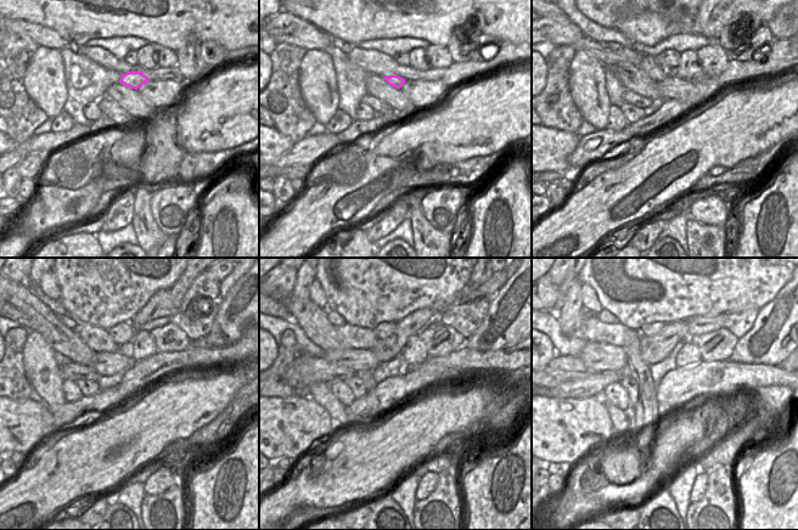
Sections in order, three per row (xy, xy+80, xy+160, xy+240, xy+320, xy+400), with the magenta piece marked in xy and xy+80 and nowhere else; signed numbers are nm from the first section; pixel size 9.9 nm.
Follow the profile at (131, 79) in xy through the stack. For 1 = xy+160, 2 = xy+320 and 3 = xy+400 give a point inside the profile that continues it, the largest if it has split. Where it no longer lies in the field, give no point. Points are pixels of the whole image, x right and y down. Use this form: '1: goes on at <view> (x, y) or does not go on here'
1: goes on at xy+160 (647, 65)
2: goes on at xy+320 (352, 336)
3: goes on at xy+400 (593, 330)

